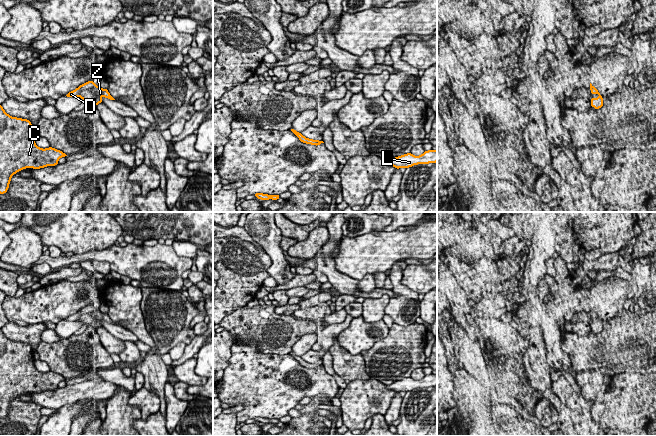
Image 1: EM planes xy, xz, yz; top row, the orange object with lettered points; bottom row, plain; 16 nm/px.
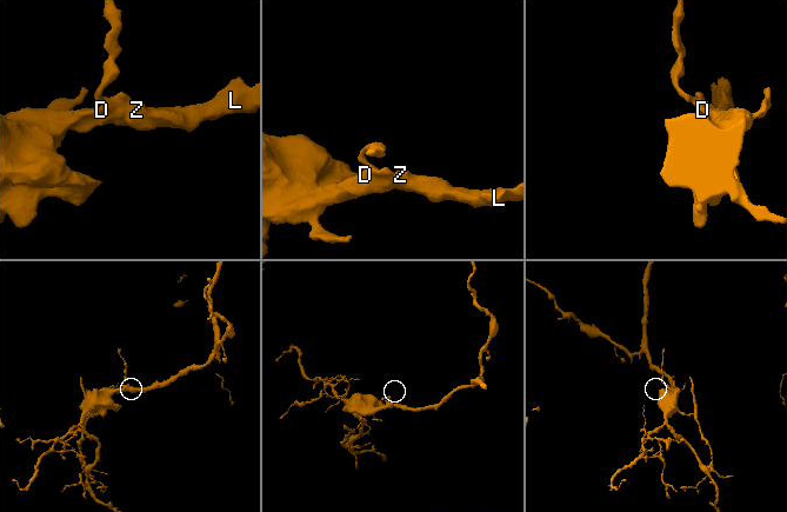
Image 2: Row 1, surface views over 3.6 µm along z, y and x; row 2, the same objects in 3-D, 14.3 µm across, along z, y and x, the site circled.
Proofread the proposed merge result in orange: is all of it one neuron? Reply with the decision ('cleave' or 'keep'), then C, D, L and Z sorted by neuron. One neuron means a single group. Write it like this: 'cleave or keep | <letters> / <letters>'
cleave | C L Z / D

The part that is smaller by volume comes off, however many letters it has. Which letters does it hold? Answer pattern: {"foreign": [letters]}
{"foreign": ["D"]}

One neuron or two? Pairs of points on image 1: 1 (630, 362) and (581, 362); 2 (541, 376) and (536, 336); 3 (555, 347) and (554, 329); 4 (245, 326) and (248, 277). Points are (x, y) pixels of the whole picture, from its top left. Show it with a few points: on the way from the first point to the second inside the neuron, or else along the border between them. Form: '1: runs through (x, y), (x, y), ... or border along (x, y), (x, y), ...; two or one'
1: runs through (618, 357), (593, 357); one
2: runs through (538, 366), (537, 346); one
3: runs through (554, 343), (554, 333); one
4: border along (244, 306), (236, 309), (224, 318); two

